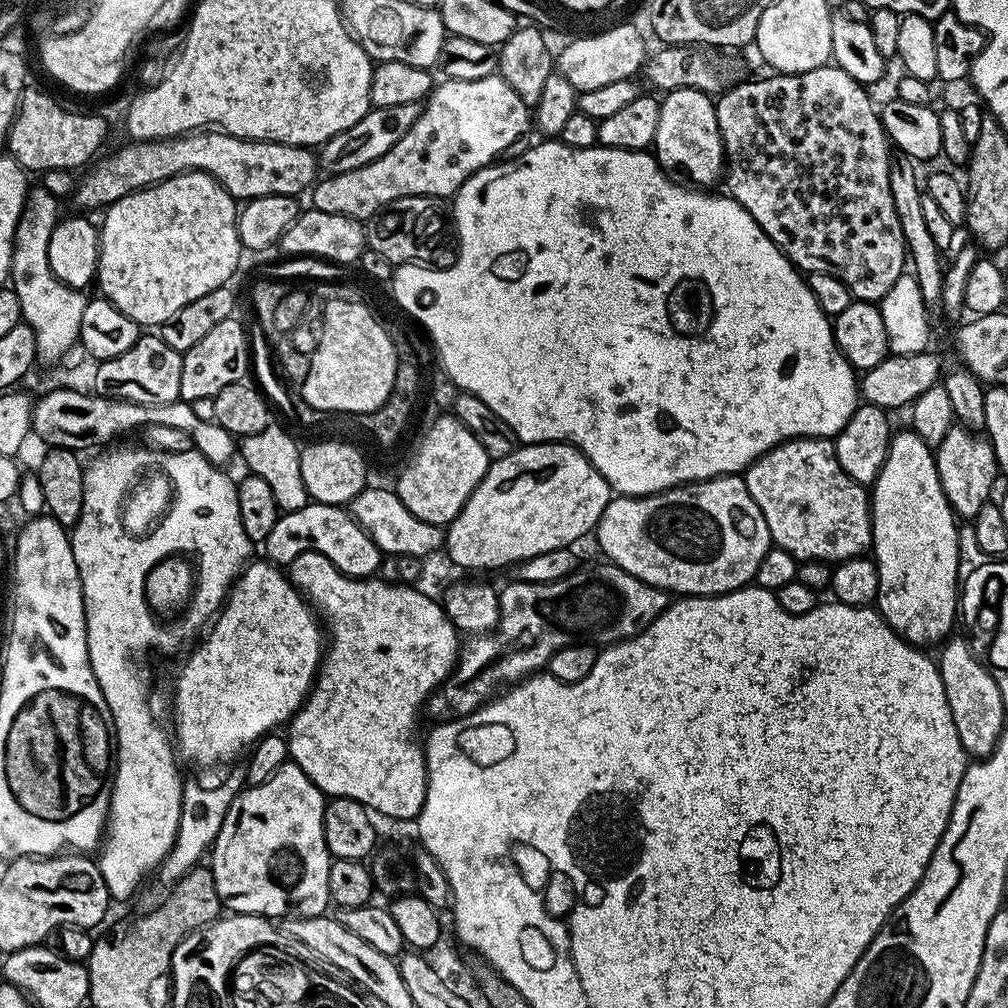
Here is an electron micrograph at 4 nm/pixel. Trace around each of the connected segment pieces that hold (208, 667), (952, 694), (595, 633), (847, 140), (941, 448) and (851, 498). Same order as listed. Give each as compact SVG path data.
M253 559L245 564L244 571L236 577L235 584L228 590L228 599L225 600L224 607L216 613L210 627L203 633L199 643L191 649L193 652L185 658L184 665L181 666L180 673L176 676L176 689L172 692L172 716L176 719L174 744L178 749L178 756L181 761L189 760L192 764L220 764L223 760L234 759L243 748L245 750L251 749L260 737L275 733L279 729L276 728L279 724L281 726L287 725L292 717L296 715L296 709L307 700L308 694L312 690L322 659L322 645L326 640L321 621L318 619L312 605L301 596L287 575L267 559L259 559Z
M967 639L951 640L939 649L941 652L940 656L938 655L942 686L946 686L946 702L950 702L950 714L954 714L954 730L958 730L958 738L965 753L972 758L983 758L992 753L1000 735L1006 731L1006 706L1002 702L998 682L994 682L981 657L979 660L972 653L973 645Z
M603 563L596 564L593 568L580 566L576 571L558 578L557 581L531 584L517 580L509 582L510 584L504 589L501 587L498 592L500 597L498 630L469 635L465 639L468 641L465 644L463 641L459 645L456 667L427 698L426 716L436 724L466 718L477 712L483 704L496 699L512 685L539 673L547 665L548 659L558 650L571 648L585 638L600 646L615 644L618 640L627 640L630 636L638 635L655 616L668 608L670 596L667 591L642 582L634 574L622 570L617 564Z
M832 62L805 72L768 75L772 76L766 77L765 80L745 79L730 90L721 92L715 101L718 130L724 143L726 177L728 176L727 195L748 211L750 218L754 218L754 222L762 226L762 230L774 241L778 250L782 250L782 254L786 254L788 261L799 268L801 273L834 274L834 278L846 282L855 299L879 302L886 290L890 290L890 286L894 286L894 282L898 282L898 278L905 275L906 249L902 226L898 222L898 210L894 210L894 194L890 194L890 141L884 127L880 125L877 105L872 105L872 100L868 97L869 89L865 85L850 78L846 70L837 68Z
M954 426L946 434L946 438L942 438L942 442L935 445L934 455L948 505L961 521L970 522L978 514L978 510L982 510L982 506L986 506L993 499L992 487L995 486L996 480L998 481L998 469L992 444L979 431L967 426Z
M801 436L798 440L786 440L779 444L776 448L771 448L766 454L762 454L752 463L743 473L744 485L750 494L750 498L754 498L754 502L758 506L758 510L762 510L762 518L766 518L766 526L772 535L772 544L775 547L786 550L797 562L802 560L827 560L829 562L839 562L849 560L855 556L863 556L871 549L872 546L872 506L870 503L870 492L865 485L854 482L854 478L850 478L850 474L846 474L846 470L842 470L842 466L838 462L838 454L836 453L835 443L831 439L823 436Z

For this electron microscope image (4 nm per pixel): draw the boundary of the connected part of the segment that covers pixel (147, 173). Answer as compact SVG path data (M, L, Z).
M188 130L171 140L129 143L129 148L122 149L117 156L101 164L93 163L83 173L84 181L75 185L71 203L76 203L80 208L104 210L126 194L149 188L152 184L169 180L183 172L210 174L237 202L266 198L270 194L299 197L300 192L307 193L318 179L318 156L311 147L269 140L247 140L219 130L204 131L208 132Z

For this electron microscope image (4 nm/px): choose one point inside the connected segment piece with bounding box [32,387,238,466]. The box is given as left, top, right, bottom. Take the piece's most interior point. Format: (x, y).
(64, 418)

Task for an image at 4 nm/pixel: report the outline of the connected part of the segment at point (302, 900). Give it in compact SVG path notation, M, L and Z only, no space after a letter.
M291 762L284 763L266 782L245 787L237 794L232 805L226 810L226 818L222 822L222 830L218 834L216 843L210 849L210 867L212 877L214 878L214 886L218 890L218 898L220 899L221 905L229 913L239 914L241 916L267 916L269 918L277 918L276 916L303 918L306 916L322 916L329 911L330 866L334 857L329 852L326 846L326 838L324 837L325 803L325 793L321 792L320 787L301 768Z

